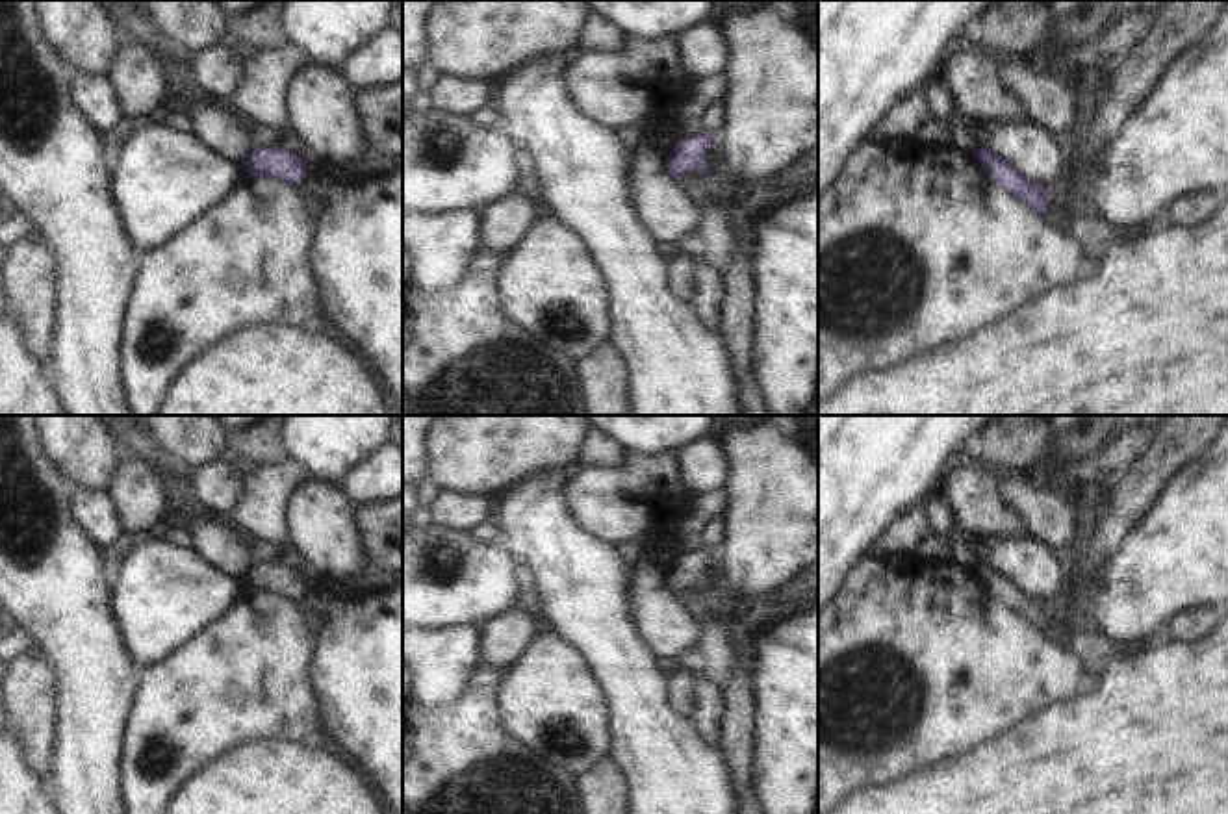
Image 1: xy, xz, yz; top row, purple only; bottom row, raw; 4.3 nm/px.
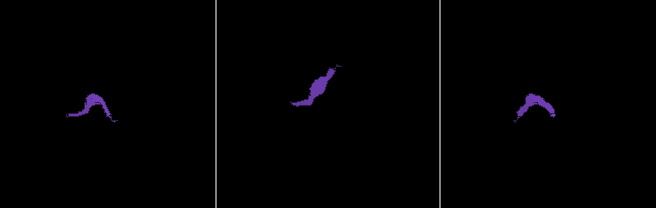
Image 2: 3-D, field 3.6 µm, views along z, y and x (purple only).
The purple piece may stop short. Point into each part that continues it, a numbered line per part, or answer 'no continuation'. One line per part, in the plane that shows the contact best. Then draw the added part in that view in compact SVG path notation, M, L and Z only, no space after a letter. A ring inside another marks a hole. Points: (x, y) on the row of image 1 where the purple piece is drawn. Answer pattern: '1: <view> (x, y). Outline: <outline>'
no continuation.

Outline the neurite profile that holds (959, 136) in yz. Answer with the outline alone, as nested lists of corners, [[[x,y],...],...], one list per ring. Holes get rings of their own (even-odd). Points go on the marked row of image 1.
[[[952,115],[948,119],[950,122],[950,130],[952,130],[952,141],[953,146],[961,152],[972,152],[978,148],[978,145],[974,143],[974,139],[968,135],[965,122],[959,115]]]

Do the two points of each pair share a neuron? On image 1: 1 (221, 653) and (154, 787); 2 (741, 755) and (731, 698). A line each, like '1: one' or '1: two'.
1: one
2: one

